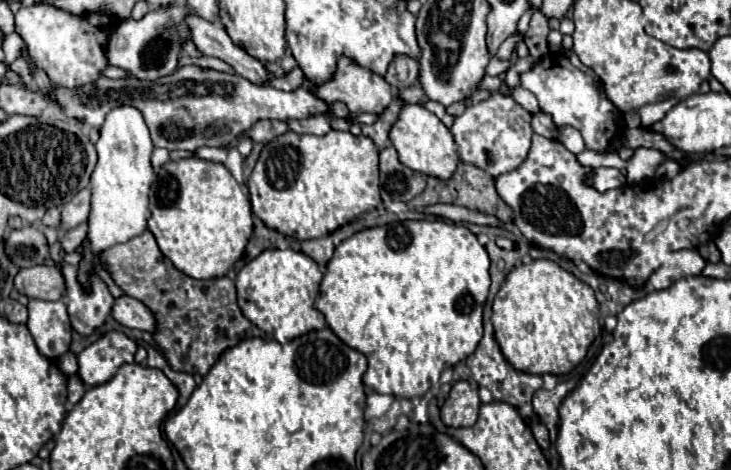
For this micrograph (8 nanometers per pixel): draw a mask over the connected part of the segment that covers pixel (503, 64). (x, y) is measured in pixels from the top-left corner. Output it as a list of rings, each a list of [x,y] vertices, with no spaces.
[[[493,57],[491,59],[491,63],[489,63],[489,67],[487,67],[487,73],[489,75],[501,75],[501,73],[507,73],[507,69],[511,67],[513,63],[507,59],[497,59],[497,57]]]

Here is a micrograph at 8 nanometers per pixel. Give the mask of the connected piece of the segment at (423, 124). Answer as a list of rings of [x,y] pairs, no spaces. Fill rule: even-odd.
[[[405,103],[401,107],[399,117],[397,117],[397,121],[393,123],[393,127],[389,131],[389,139],[391,139],[391,145],[397,149],[399,161],[403,165],[407,165],[409,169],[419,171],[423,175],[449,179],[449,175],[453,175],[453,171],[459,163],[451,131],[433,113],[429,113],[421,105]]]

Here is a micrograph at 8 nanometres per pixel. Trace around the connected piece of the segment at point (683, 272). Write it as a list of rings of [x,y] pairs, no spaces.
[[[693,249],[673,251],[669,253],[669,259],[649,277],[649,285],[653,289],[667,289],[681,277],[699,275],[703,267],[705,267],[705,259],[697,251]]]

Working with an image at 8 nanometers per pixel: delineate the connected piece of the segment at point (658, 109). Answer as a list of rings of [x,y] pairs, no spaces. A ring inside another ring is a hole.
[[[671,97],[671,99],[665,99],[665,101],[657,101],[657,103],[643,105],[643,107],[639,109],[641,125],[643,125],[645,129],[649,129],[649,127],[651,127],[651,125],[655,125],[657,121],[661,121],[661,119],[667,115],[667,111],[669,111],[671,107],[675,107],[677,103],[681,103],[681,99]]]

